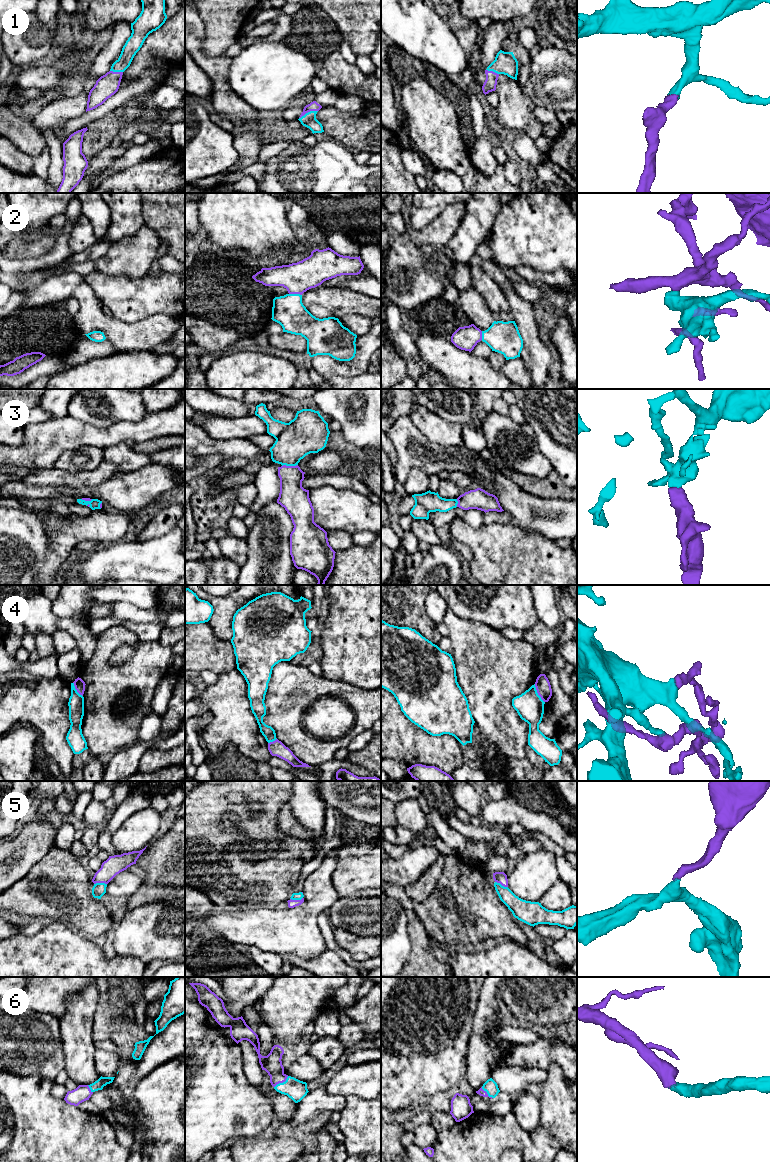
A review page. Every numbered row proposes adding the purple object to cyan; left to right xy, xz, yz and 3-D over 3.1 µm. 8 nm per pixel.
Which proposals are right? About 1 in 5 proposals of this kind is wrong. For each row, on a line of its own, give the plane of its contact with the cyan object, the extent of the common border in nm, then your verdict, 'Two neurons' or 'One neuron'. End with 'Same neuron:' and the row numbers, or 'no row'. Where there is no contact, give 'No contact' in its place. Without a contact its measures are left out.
1: Touches cyan in xz. Shared border 170 nm. One neuron
2: Touches cyan in xz. Shared border 110 nm. One neuron
3: Touches cyan in xz. Shared border 130 nm. One neuron
4: Touches cyan in yz. Shared border 170 nm. Two neurons
5: Touches cyan in xy. Shared border 100 nm. One neuron
6: Touches cyan in xz. Shared border 150 nm. One neuron
Same neuron: 1, 2, 3, 5, 6

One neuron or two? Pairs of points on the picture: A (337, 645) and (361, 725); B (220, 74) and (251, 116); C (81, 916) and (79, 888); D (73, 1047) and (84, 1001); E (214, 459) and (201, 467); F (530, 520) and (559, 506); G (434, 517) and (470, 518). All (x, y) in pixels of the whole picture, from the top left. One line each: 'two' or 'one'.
A: two
B: one
C: one
D: one
E: one
F: one
G: one

